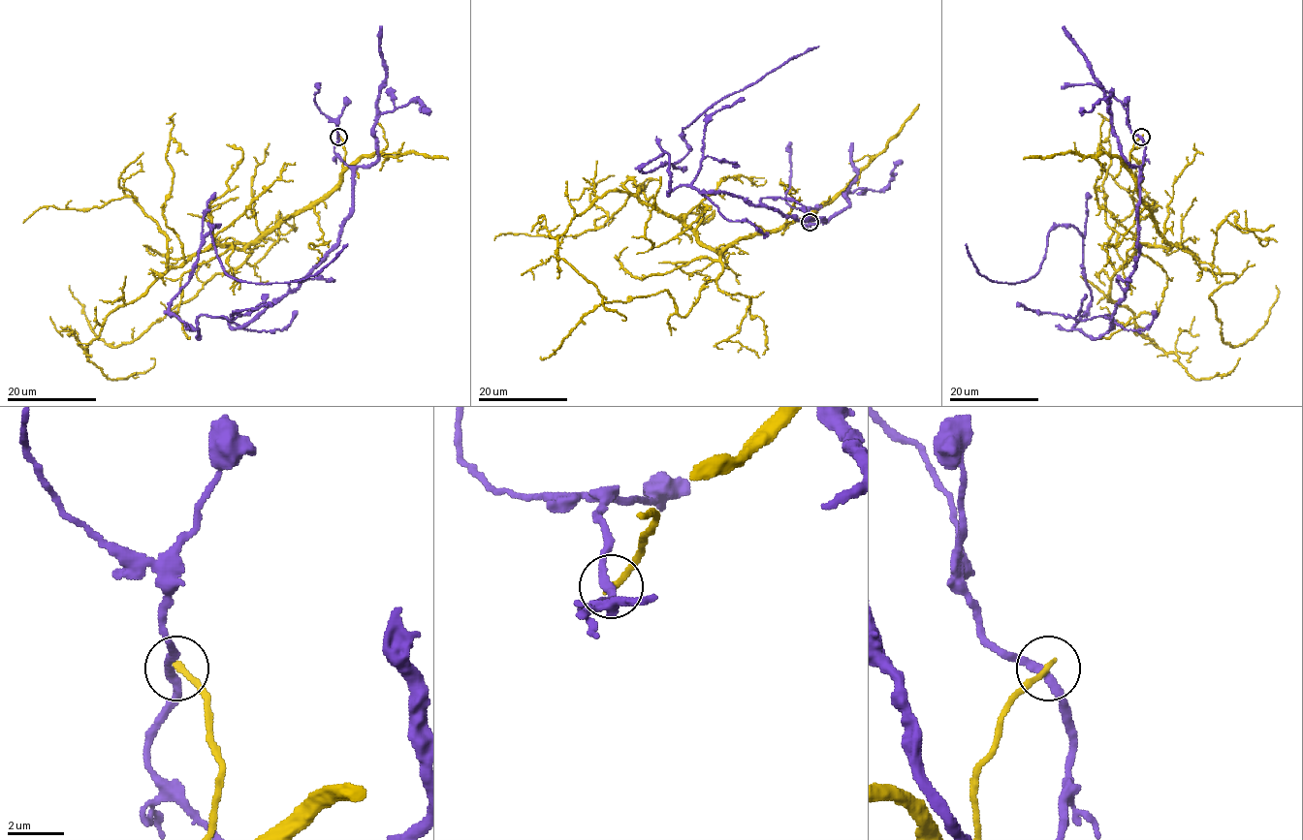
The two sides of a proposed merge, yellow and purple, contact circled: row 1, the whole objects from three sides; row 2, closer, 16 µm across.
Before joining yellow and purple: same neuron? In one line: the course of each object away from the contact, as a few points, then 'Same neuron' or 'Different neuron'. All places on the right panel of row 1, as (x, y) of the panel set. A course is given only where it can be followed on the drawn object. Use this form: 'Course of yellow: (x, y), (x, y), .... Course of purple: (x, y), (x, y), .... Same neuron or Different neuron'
Course of yellow: (1141, 137), (1129, 172), (1169, 247), (1141, 245), (1111, 278), (1110, 297), (1194, 379), (1224, 376), (1239, 357). Course of purple: (1141, 137), (1138, 261), (1097, 337), (1072, 328), (1092, 297), (1072, 226), (1019, 283), (983, 276), (966, 244). Different neuron

